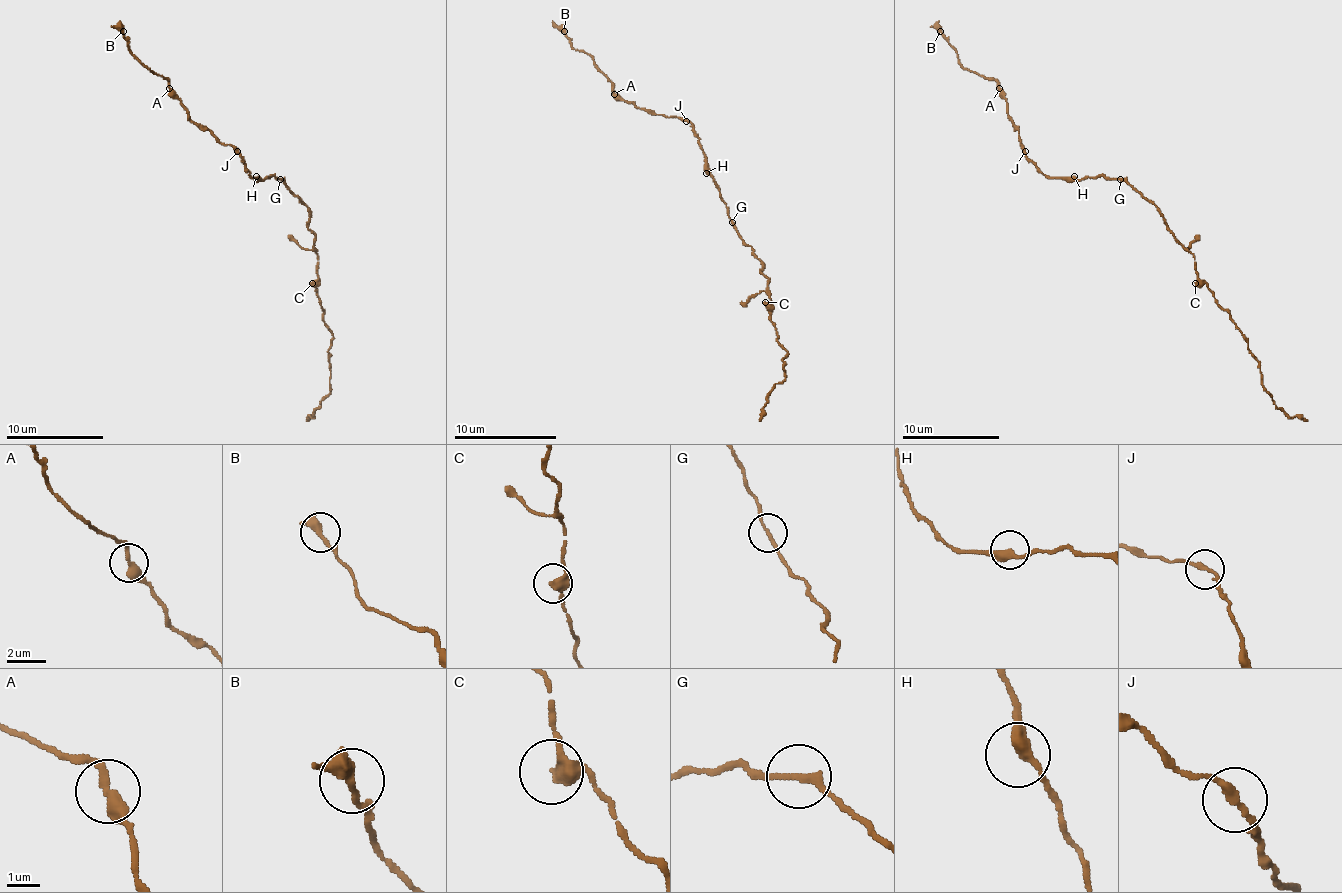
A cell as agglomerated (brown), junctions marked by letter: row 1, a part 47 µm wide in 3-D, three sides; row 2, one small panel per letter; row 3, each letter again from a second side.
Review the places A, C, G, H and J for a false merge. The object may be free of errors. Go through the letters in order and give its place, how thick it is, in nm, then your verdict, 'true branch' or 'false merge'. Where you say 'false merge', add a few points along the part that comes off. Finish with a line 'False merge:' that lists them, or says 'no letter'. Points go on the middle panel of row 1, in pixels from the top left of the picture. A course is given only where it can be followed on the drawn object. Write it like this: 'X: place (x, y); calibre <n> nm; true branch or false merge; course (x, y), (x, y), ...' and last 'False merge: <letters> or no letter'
A: place (614, 94); calibre 360 nm; true branch
C: place (765, 302); calibre 380 nm; true branch
G: place (732, 222); calibre 200 nm; true branch
H: place (706, 173); calibre 360 nm; true branch
J: place (686, 121); calibre 200 nm; true branch
False merge: no letter

